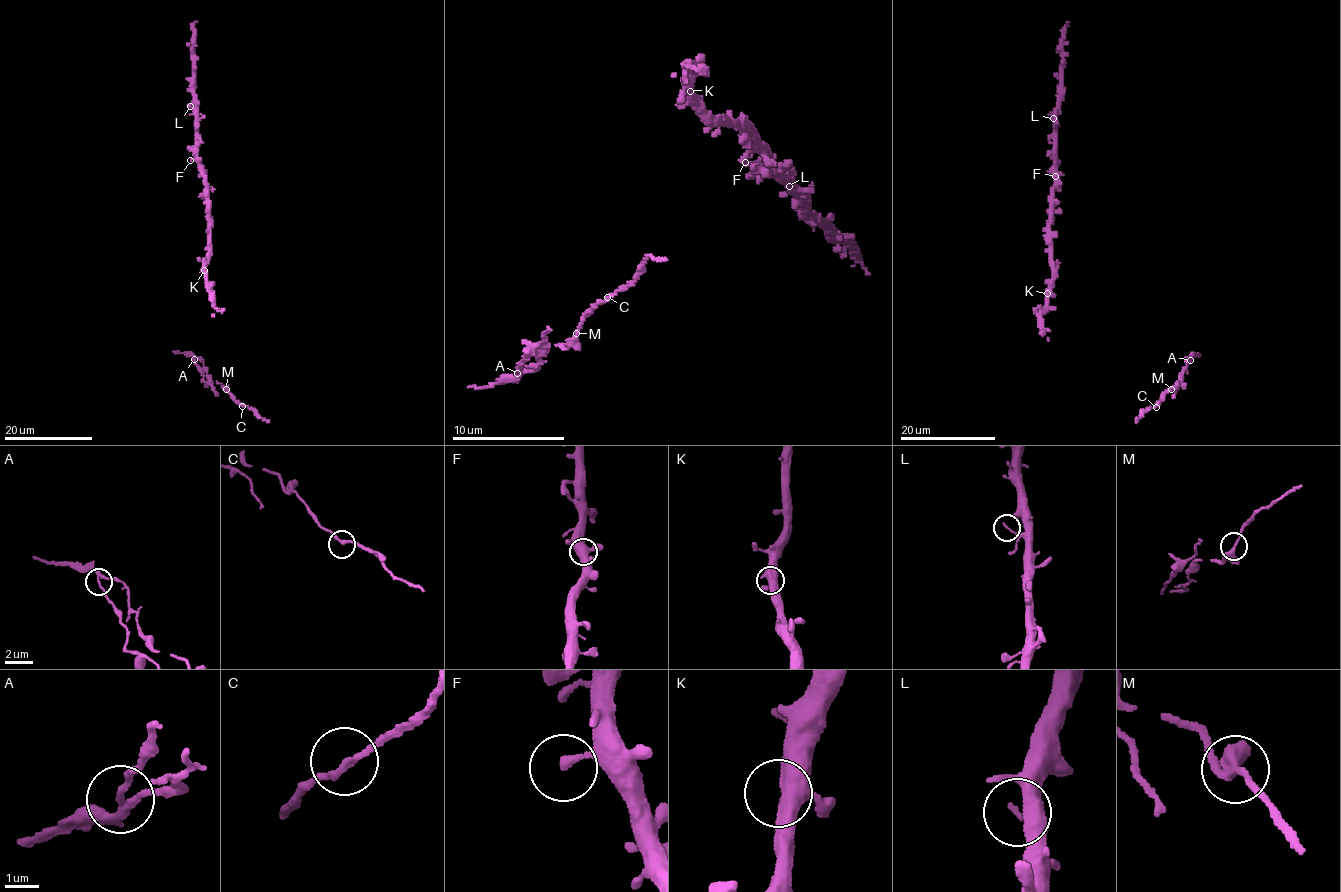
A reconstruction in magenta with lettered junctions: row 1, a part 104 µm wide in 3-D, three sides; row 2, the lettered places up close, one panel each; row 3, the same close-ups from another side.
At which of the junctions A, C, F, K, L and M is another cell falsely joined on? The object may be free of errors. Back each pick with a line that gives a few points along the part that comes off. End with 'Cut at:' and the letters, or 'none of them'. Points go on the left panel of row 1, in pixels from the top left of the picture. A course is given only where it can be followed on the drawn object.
A: course (193, 358), (203, 380), (212, 385), (217, 395)
Cut at: A

